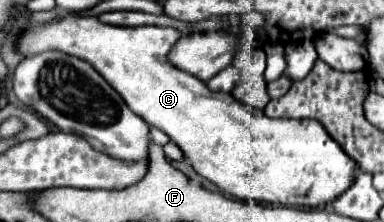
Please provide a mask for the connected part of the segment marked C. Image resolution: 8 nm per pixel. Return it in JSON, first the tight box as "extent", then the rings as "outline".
{"extent":[18,16,356,206],"outline":[[[66,16],[56,22],[46,24],[28,24],[26,32],[20,38],[18,50],[24,56],[40,54],[44,50],[60,50],[72,56],[78,56],[90,62],[104,80],[114,86],[114,90],[124,98],[128,108],[144,118],[150,126],[160,128],[170,136],[172,142],[180,146],[184,152],[184,160],[190,160],[192,168],[212,184],[216,184],[222,192],[254,202],[268,204],[284,204],[284,206],[322,206],[334,202],[344,190],[348,190],[350,182],[356,178],[354,160],[334,142],[328,132],[320,126],[320,122],[310,118],[268,118],[262,110],[244,106],[244,102],[236,102],[232,94],[212,92],[208,86],[174,68],[168,62],[168,52],[174,42],[180,38],[180,32],[168,26],[136,26],[136,28],[120,28],[102,24],[94,16]]]}

